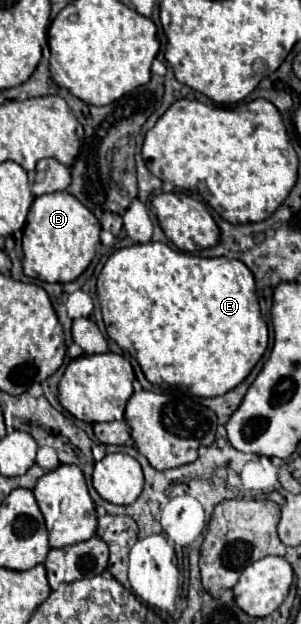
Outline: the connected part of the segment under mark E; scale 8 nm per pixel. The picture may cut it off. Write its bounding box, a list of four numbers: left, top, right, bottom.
[97,242,268,398]

